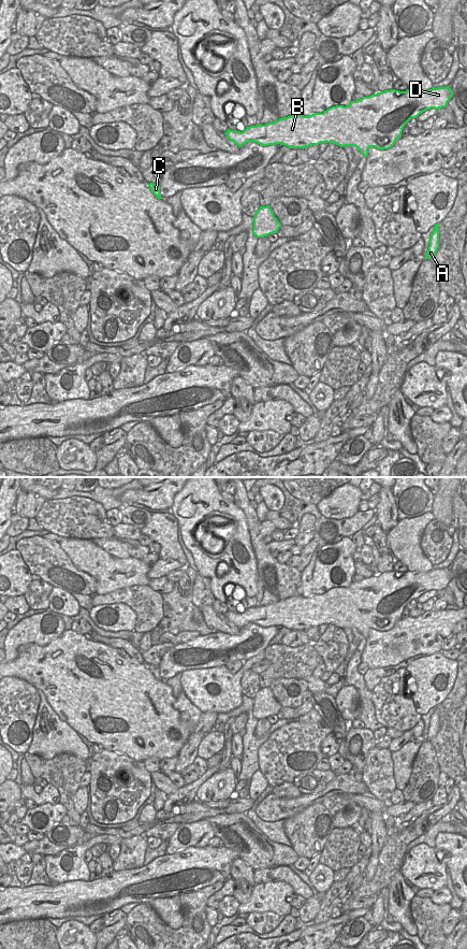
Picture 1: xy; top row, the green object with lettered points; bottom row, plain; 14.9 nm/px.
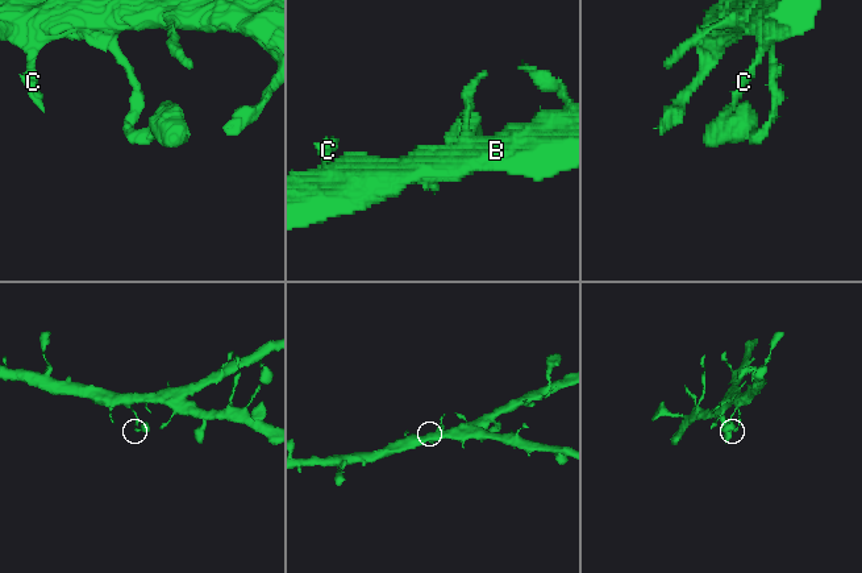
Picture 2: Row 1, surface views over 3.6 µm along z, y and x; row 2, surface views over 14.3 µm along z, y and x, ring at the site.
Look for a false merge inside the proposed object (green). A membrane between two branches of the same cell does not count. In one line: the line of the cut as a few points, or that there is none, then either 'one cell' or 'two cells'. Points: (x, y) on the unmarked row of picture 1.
cut none; one cell

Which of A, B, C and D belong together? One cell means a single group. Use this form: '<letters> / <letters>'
A B C D

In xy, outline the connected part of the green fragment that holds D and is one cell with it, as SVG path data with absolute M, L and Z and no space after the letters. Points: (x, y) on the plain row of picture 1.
M449 567L433 569L426 573L391 571L351 583L347 588L332 588L323 594L315 594L309 598L291 596L266 606L247 608L243 614L228 610L224 616L238 629L248 623L254 623L262 628L280 626L289 630L304 631L321 624L333 624L340 629L355 628L366 639L370 629L381 632L391 630L402 619L403 610L411 600L417 600L430 590L446 589L452 578L453 573Z

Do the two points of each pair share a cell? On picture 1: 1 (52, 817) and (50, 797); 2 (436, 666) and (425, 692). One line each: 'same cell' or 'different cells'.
1: different cells
2: same cell

